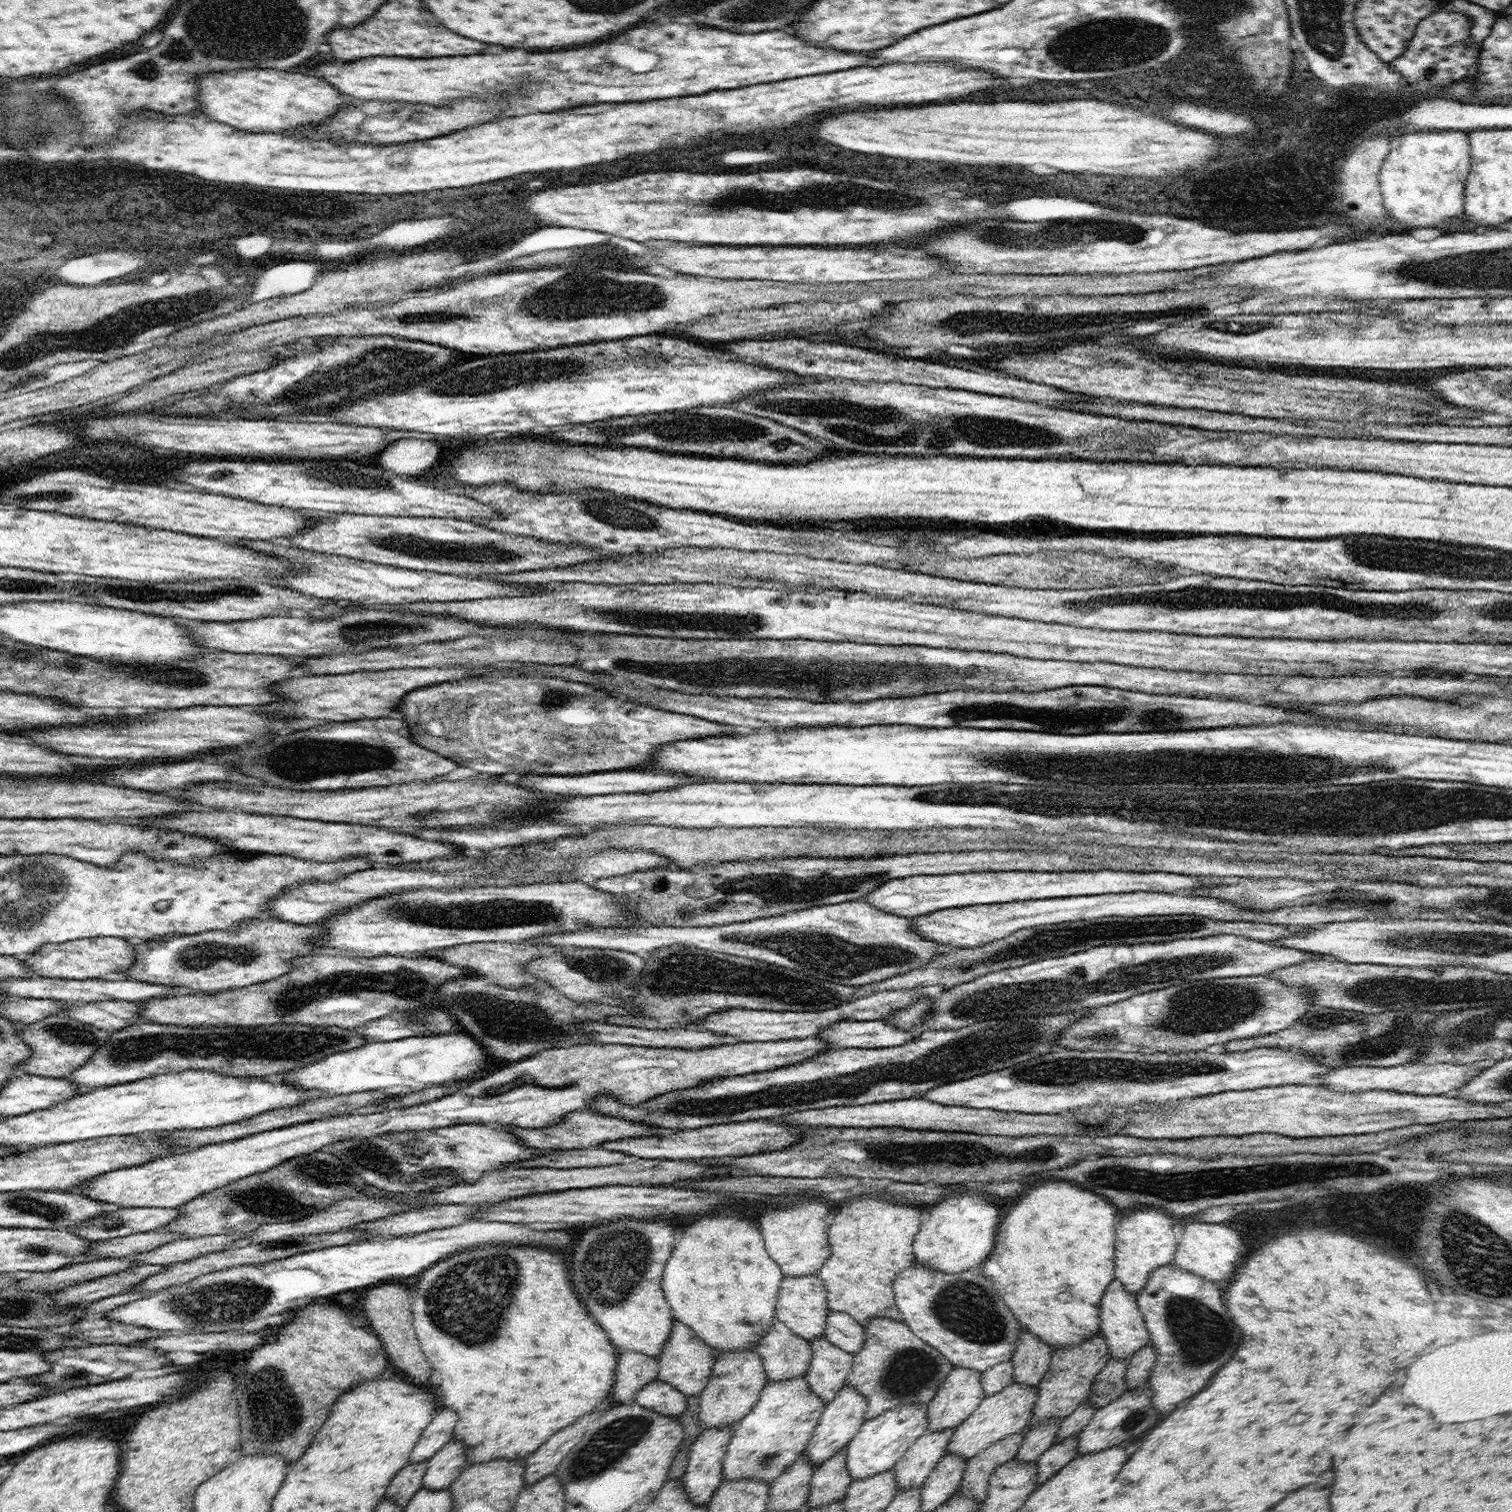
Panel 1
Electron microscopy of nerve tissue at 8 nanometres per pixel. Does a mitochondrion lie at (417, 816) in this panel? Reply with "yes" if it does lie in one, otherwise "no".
yes

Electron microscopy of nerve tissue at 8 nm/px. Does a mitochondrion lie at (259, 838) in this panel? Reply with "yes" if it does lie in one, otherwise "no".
no

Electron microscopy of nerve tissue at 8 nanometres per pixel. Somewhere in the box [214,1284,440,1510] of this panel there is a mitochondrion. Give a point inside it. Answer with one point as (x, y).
(278, 1419)

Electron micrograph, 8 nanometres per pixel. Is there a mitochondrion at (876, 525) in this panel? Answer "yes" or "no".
no

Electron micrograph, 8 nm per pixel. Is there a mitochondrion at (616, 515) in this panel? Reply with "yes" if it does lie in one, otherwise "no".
yes

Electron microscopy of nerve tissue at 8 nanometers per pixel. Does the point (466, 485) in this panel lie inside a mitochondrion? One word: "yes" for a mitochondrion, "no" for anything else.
no

